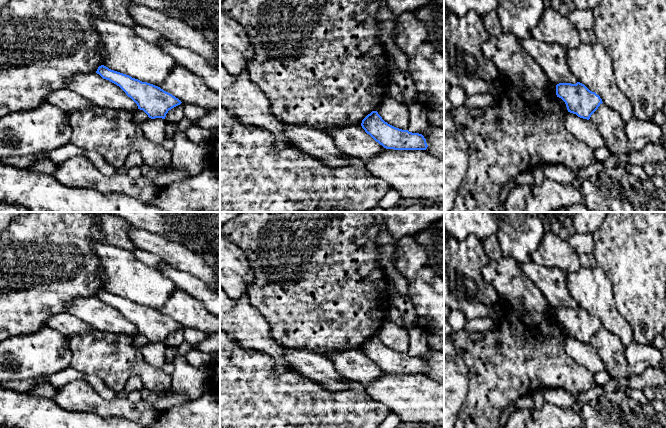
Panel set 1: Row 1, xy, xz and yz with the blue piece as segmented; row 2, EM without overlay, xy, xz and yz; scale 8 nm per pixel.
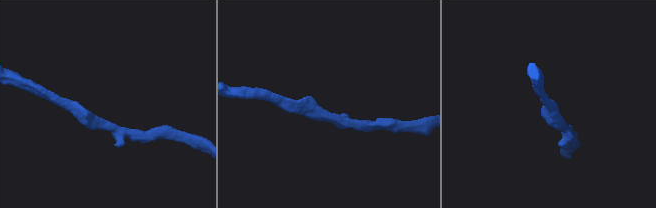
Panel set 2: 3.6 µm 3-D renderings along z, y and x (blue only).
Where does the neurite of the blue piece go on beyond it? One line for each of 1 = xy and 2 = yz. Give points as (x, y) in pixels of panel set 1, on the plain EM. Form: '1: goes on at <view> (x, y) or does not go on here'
1: does not go on here
2: does not go on here

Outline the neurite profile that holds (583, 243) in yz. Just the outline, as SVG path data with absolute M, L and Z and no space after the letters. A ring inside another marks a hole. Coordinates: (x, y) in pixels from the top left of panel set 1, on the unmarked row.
M576 232L567 242L578 255L592 253L594 249L594 240L590 233Z

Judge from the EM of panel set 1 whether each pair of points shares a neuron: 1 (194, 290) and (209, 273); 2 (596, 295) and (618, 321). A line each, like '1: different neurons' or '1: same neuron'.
1: different neurons
2: same neuron

